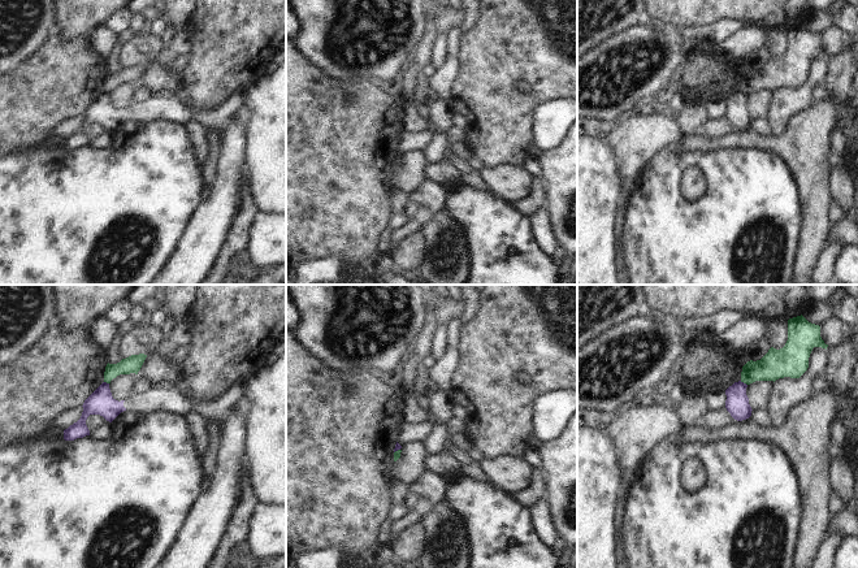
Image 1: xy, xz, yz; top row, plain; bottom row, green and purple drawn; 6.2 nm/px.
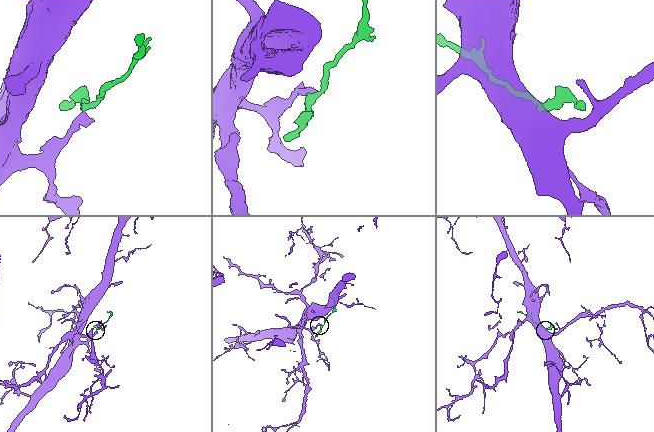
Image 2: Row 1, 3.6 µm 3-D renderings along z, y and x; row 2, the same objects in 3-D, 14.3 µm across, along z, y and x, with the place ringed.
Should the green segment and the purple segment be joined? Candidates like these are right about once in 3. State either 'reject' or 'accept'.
reject

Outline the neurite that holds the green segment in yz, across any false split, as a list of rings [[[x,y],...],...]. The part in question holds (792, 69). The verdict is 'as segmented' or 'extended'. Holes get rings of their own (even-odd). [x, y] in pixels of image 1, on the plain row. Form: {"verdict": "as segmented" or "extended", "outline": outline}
{"verdict": "as segmented", "outline": [[[802,23],[789,27],[785,55],[780,58],[771,56],[760,69],[748,70],[742,75],[741,91],[750,94],[784,86],[800,87],[809,77],[814,56],[828,56],[820,45],[820,35],[809,31]]]}

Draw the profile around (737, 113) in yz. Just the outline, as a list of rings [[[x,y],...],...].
[[[738,90],[725,99],[725,117],[731,122],[731,125],[737,130],[746,129],[751,125],[753,118],[749,113],[746,96],[746,92]]]

